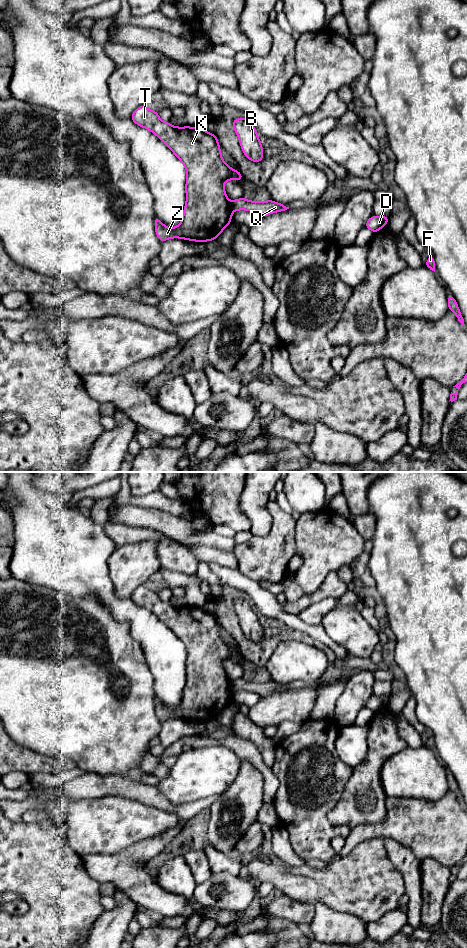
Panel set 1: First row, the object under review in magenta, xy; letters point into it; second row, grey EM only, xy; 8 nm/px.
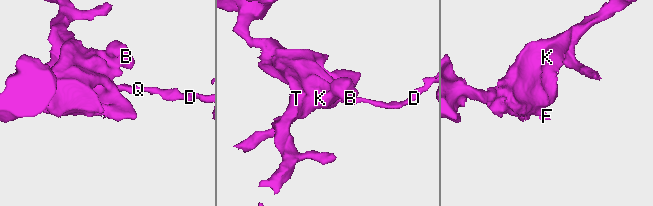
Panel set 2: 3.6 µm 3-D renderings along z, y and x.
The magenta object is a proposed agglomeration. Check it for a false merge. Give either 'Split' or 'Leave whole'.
Split

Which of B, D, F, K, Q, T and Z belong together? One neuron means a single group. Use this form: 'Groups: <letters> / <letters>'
Groups: B K T Z / D F Q

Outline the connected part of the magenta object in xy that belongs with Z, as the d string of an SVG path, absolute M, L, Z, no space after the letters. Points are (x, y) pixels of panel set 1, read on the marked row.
M144 105L132 113L131 119L136 125L154 133L183 163L187 172L183 218L178 226L168 228L155 216L154 224L158 239L161 242L171 238L196 242L216 240L232 219L231 202L226 196L224 183L227 180L243 180L240 171L235 171L223 161L217 136L203 128L175 127L170 122L162 121L158 112Z

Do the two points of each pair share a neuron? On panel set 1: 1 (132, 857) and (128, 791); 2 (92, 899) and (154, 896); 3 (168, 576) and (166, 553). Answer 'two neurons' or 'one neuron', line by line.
1: two neurons
2: two neurons
3: two neurons

